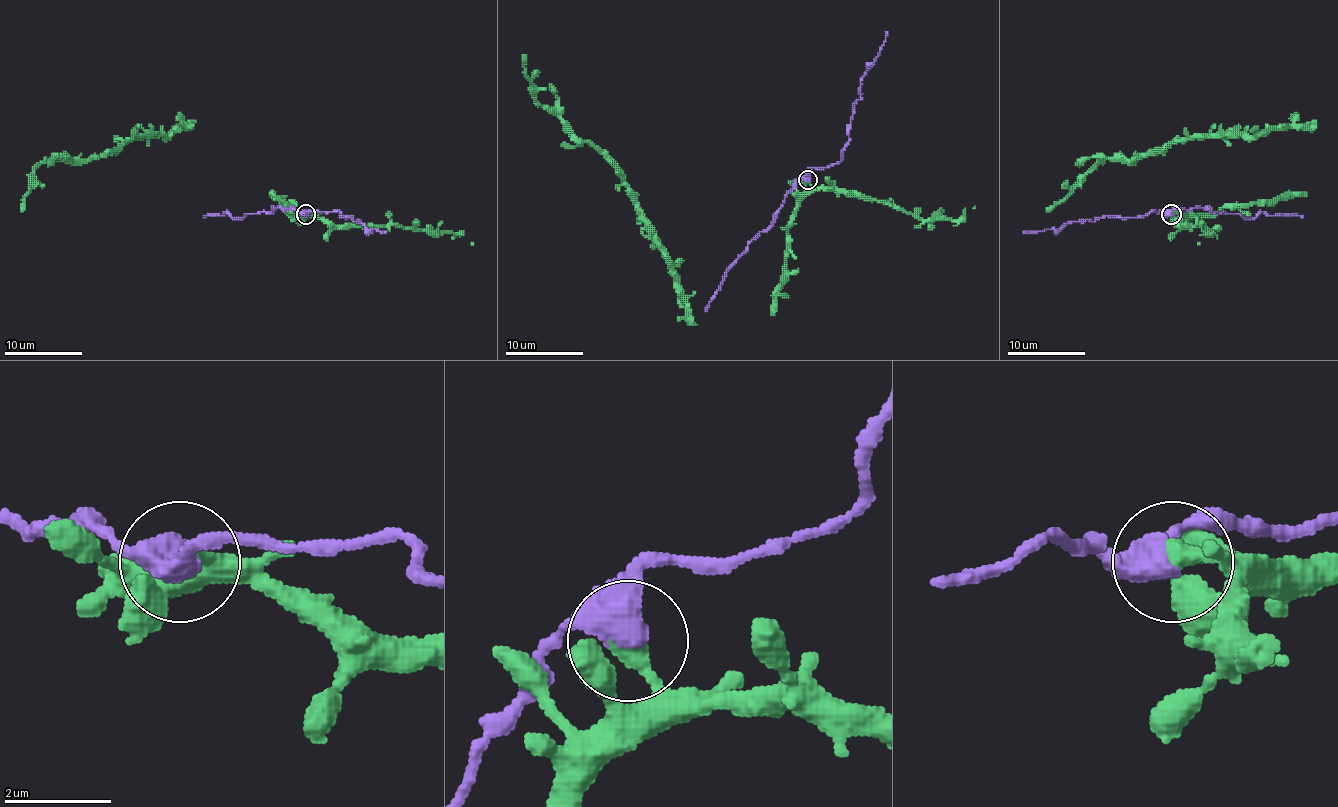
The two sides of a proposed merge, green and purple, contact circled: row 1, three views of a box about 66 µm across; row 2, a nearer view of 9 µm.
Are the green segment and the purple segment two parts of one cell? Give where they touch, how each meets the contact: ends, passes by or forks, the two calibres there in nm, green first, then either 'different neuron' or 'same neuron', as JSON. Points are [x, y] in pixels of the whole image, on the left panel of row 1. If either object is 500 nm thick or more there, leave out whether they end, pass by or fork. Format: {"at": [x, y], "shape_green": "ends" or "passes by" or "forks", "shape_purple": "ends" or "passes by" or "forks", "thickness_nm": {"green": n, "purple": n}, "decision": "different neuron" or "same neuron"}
{"at": [306, 214], "shape_green": "ends", "shape_purple": "passes by", "thickness_nm": {"green": 440, "purple": 460}, "decision": "different neuron"}

